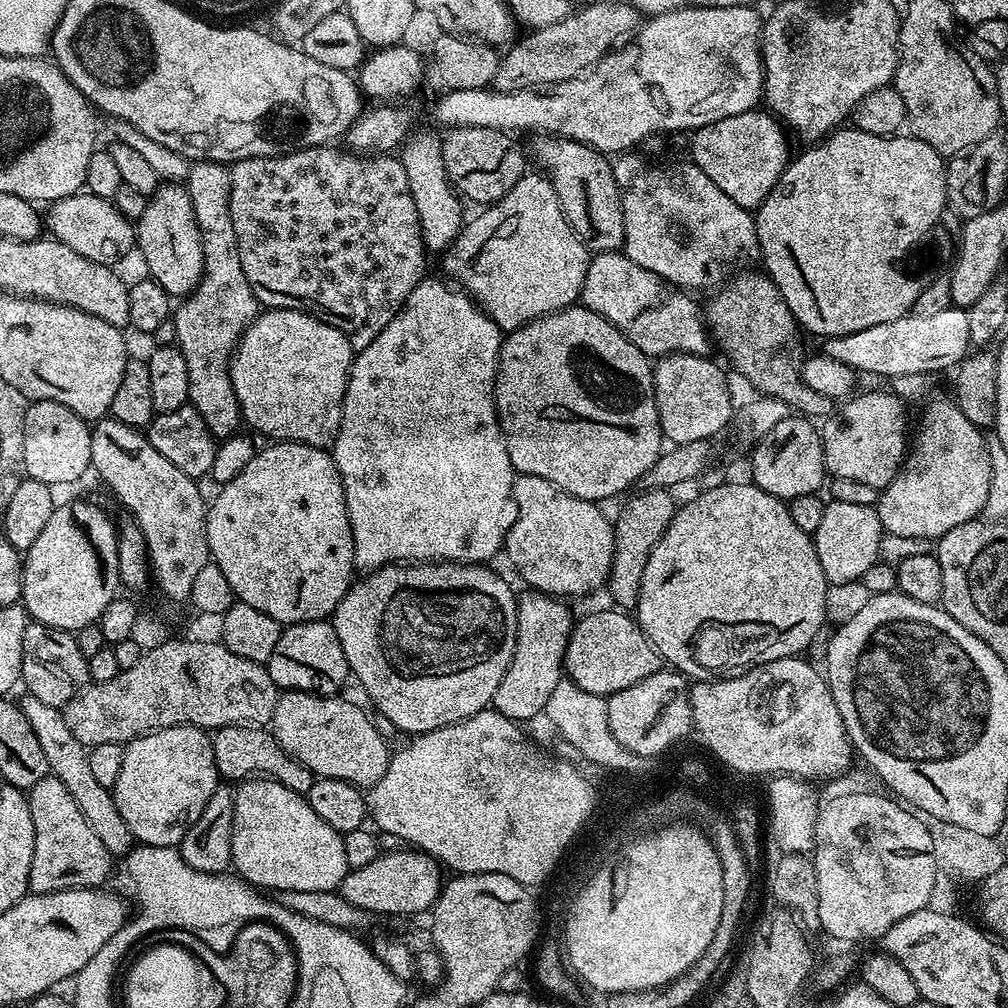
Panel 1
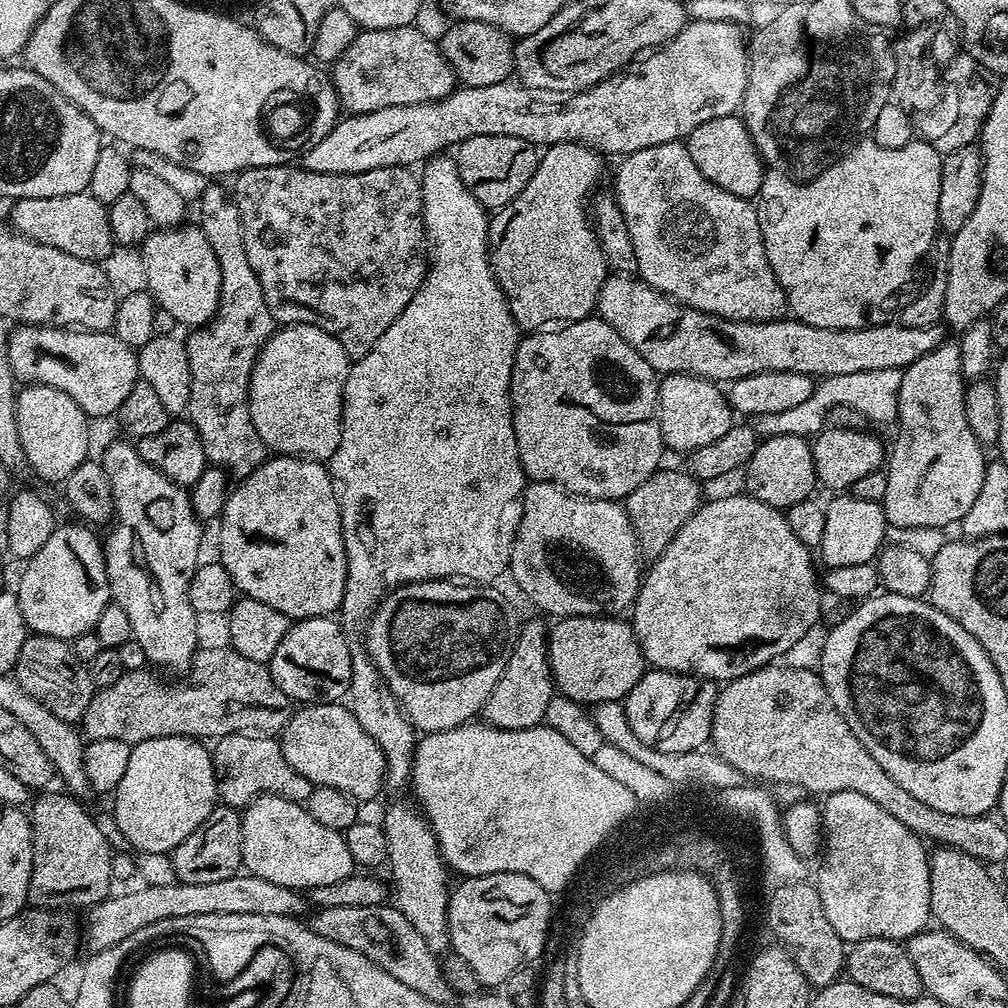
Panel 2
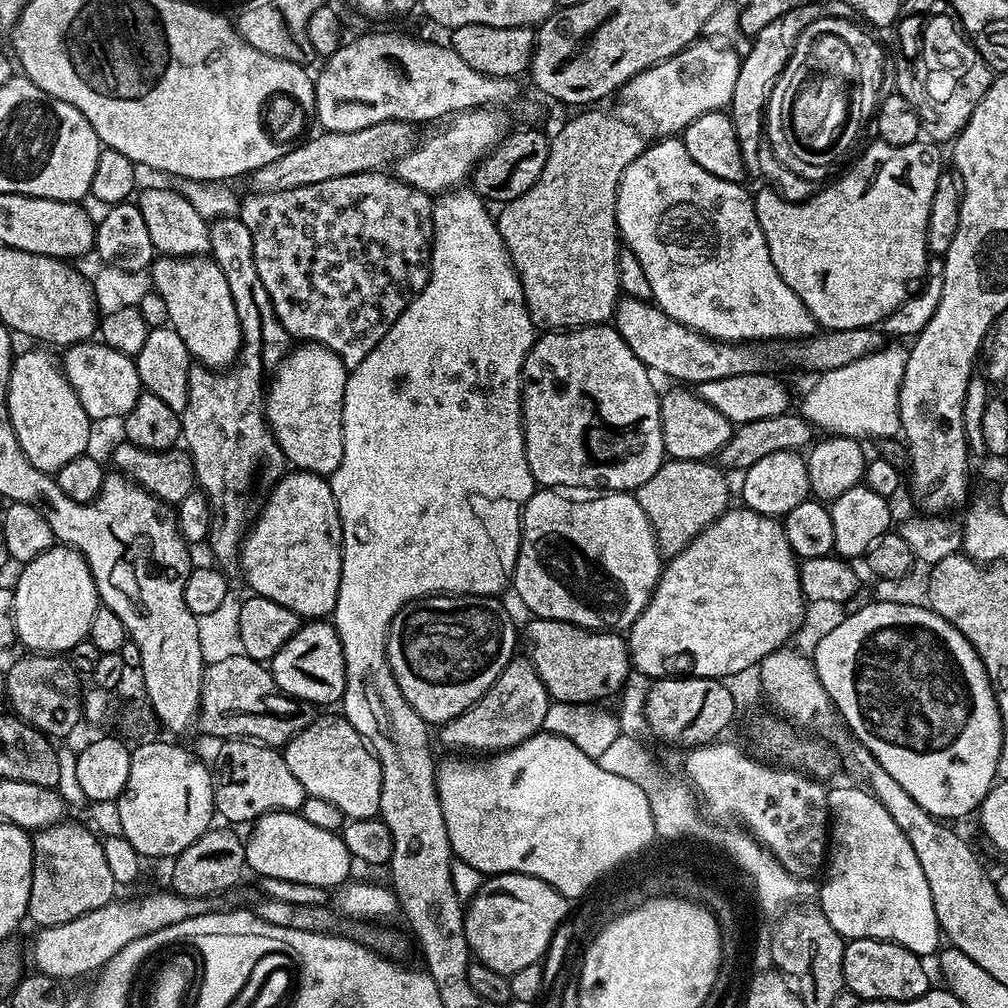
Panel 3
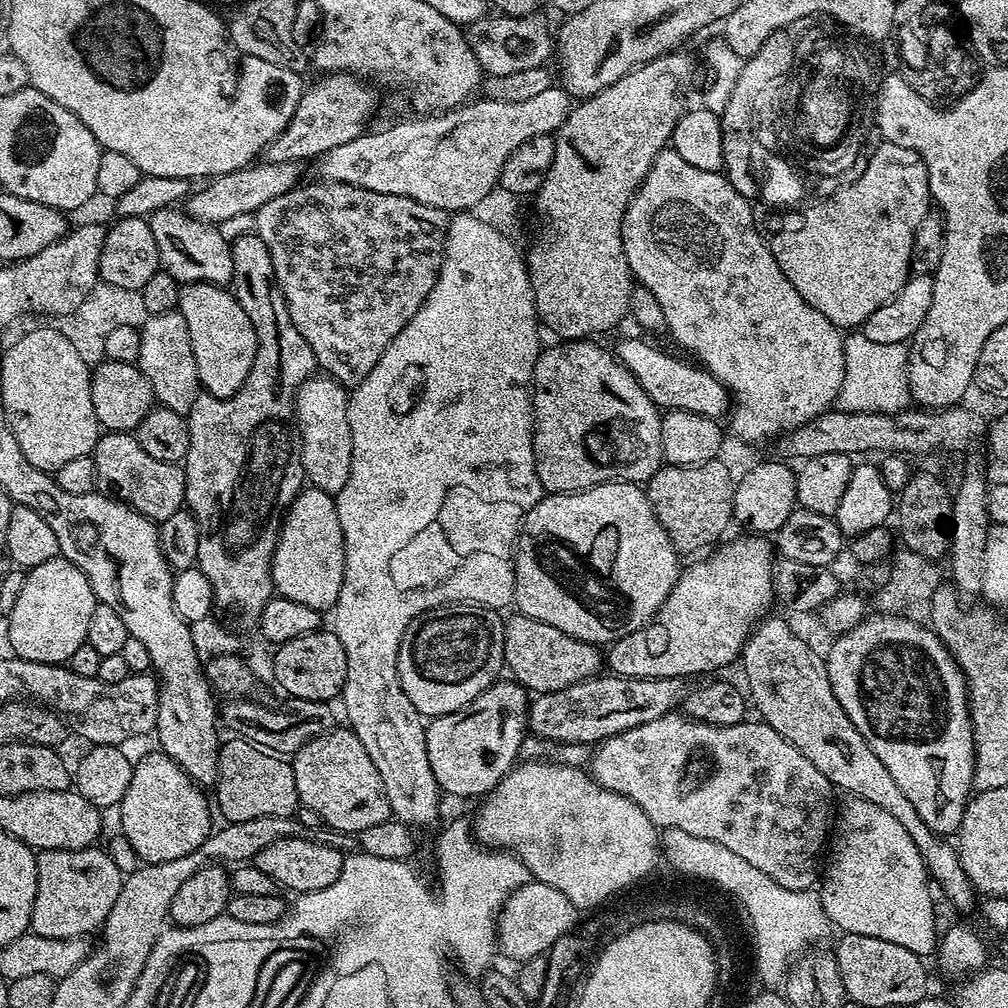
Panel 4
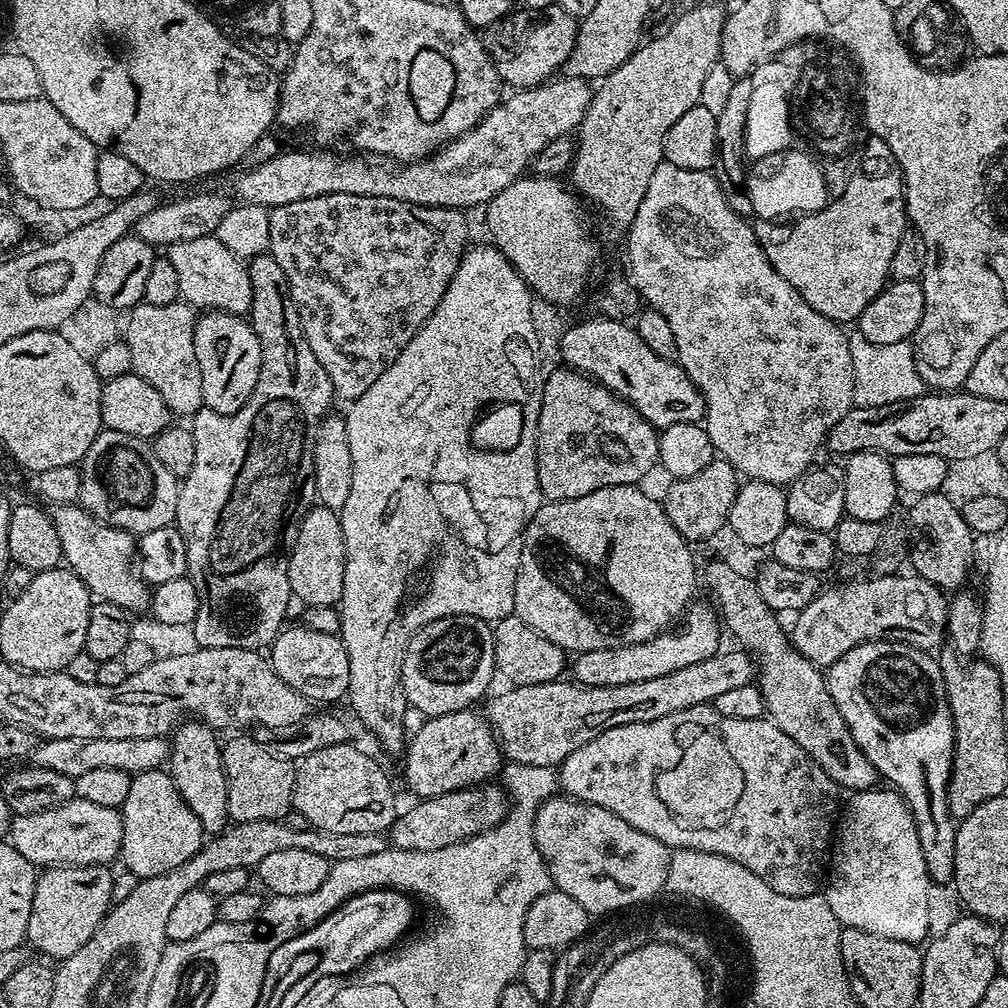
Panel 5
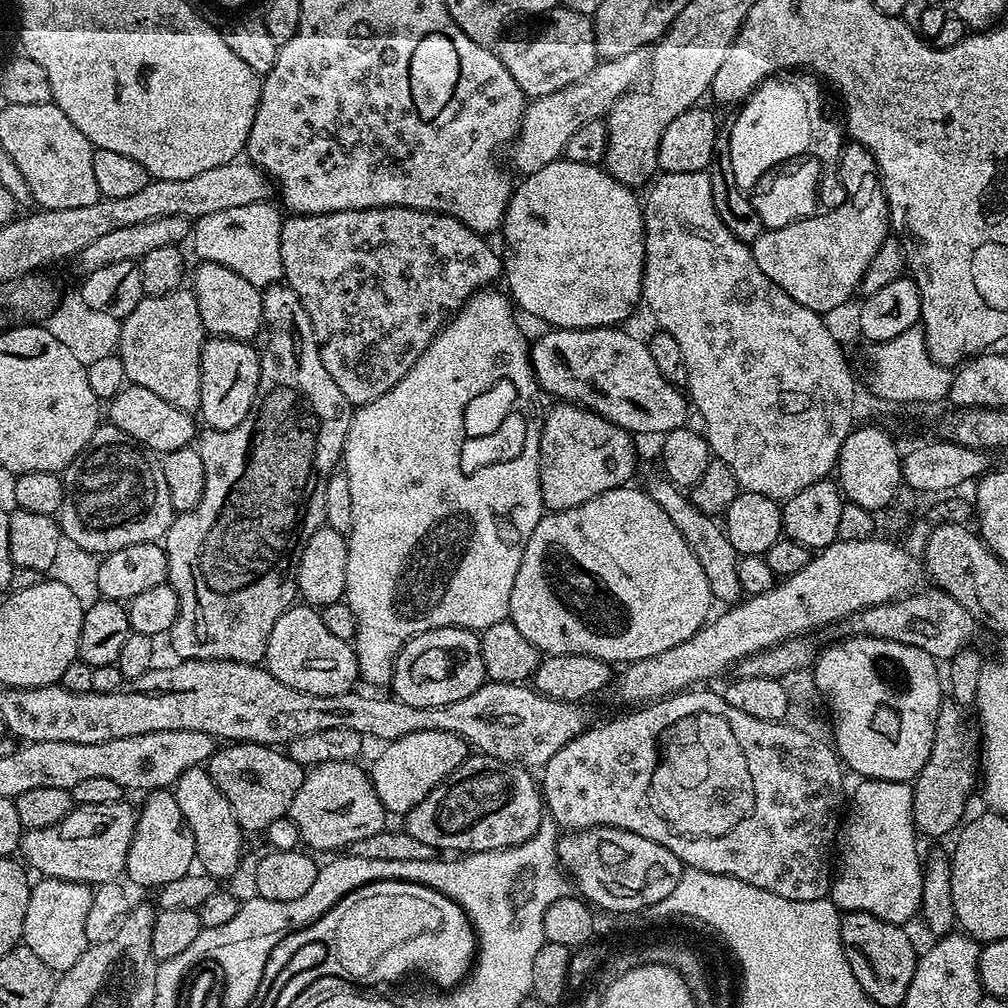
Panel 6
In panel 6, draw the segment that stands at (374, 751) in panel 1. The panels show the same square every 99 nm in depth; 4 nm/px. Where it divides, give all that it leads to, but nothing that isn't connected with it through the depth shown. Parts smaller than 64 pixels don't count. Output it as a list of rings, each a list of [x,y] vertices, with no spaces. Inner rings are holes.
[[[339,760],[309,767],[302,786],[298,786],[287,816],[298,826],[301,841],[308,843],[313,853],[336,854],[351,849],[358,838],[370,838],[370,834],[378,834],[389,823],[389,813],[384,811],[374,790],[371,775],[358,765],[350,760]]]

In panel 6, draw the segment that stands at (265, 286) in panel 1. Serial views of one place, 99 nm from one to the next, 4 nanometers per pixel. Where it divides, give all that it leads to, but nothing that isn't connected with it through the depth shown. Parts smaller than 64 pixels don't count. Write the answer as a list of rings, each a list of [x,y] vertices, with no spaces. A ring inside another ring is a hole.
[[[363,208],[362,210],[338,210],[313,216],[289,215],[282,223],[282,266],[284,280],[289,288],[293,288],[310,318],[310,326],[316,335],[320,347],[322,366],[326,366],[326,374],[334,378],[338,390],[346,394],[346,398],[354,406],[374,402],[374,398],[382,398],[386,390],[390,390],[418,362],[418,358],[430,346],[430,342],[448,323],[450,317],[460,311],[460,307],[468,301],[478,289],[484,290],[502,276],[502,256],[487,244],[485,237],[479,232],[470,230],[461,220],[453,216],[444,216],[441,212],[423,212],[413,208]]]

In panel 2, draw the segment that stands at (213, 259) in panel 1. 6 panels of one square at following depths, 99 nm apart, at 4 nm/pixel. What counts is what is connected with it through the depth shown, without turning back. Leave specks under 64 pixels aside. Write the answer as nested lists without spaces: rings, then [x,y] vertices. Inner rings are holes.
[[[212,182],[207,185],[200,196],[200,220],[198,227],[206,234],[206,242],[214,249],[214,258],[218,258],[218,270],[222,270],[222,288],[220,301],[216,303],[216,315],[207,324],[193,328],[184,340],[184,349],[190,358],[190,402],[186,413],[187,419],[198,430],[198,438],[202,438],[202,450],[206,454],[209,465],[223,468],[225,473],[236,478],[248,476],[266,459],[266,449],[262,438],[258,438],[258,430],[254,430],[254,422],[250,418],[248,405],[248,383],[254,362],[262,350],[262,346],[274,331],[274,321],[270,314],[270,306],[266,306],[266,298],[262,294],[262,286],[258,282],[258,274],[250,267],[250,258],[246,258],[246,242],[242,234],[242,218],[238,214],[238,206],[233,193],[223,188],[223,183]]]

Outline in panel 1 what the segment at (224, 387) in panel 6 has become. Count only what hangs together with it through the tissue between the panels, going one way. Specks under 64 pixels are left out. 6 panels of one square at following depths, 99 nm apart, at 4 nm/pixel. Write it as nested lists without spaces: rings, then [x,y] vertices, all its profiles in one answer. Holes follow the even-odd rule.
[[[161,183],[134,227],[135,247],[146,260],[149,277],[156,280],[171,298],[188,297],[204,273],[204,255],[202,234],[198,230],[198,218],[194,218],[194,202],[190,202],[187,187],[183,183]]]

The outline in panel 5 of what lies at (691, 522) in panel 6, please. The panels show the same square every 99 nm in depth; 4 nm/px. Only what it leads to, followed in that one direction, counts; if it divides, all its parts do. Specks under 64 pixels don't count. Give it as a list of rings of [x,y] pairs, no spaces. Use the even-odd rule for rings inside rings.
[[[712,560],[708,564],[708,569],[703,569],[702,580],[708,583],[708,588],[720,599],[719,615],[722,617],[722,624],[725,629],[736,632],[736,636],[741,640],[743,647],[758,661],[758,687],[764,698],[764,710],[767,719],[778,726],[784,734],[790,734],[798,746],[830,774],[830,778],[841,789],[849,793],[864,792],[868,788],[877,787],[878,773],[876,767],[866,758],[864,751],[858,746],[854,734],[846,726],[846,718],[838,710],[834,698],[828,689],[828,681],[825,673],[814,662],[808,660],[795,645],[792,644],[786,628],[780,625],[781,617],[774,612],[770,606],[763,601],[762,594],[756,587],[755,579],[751,575],[743,576],[732,564],[727,564],[724,560]]]

